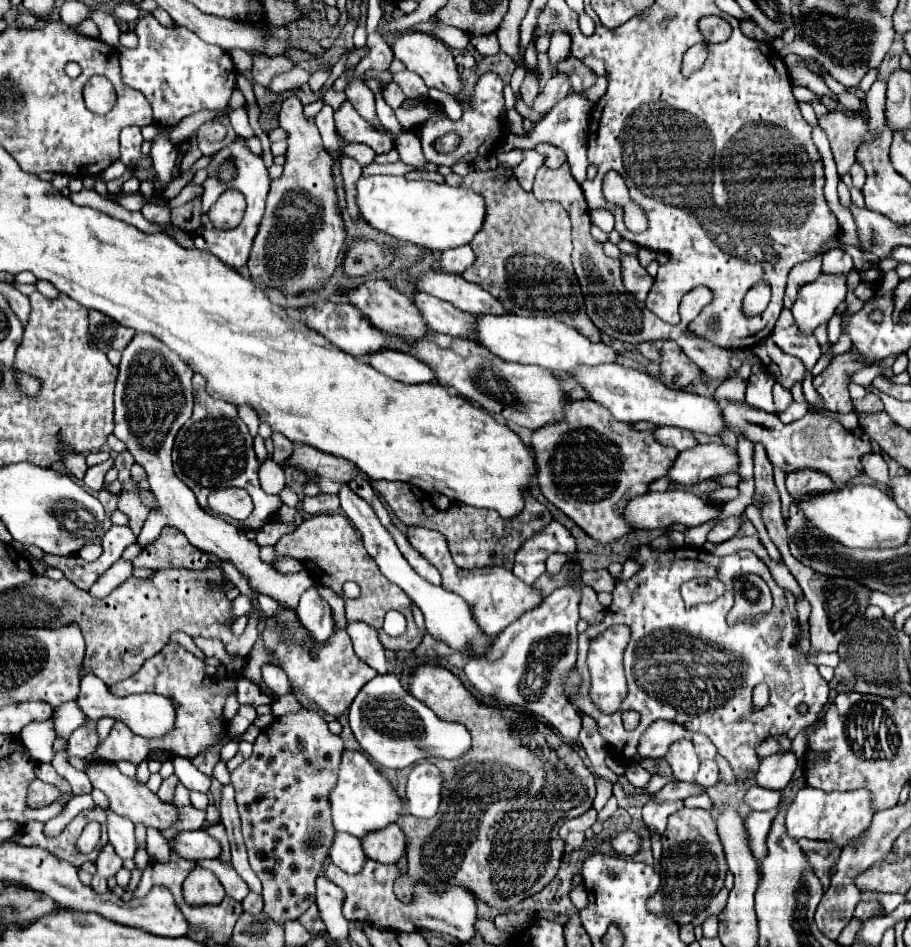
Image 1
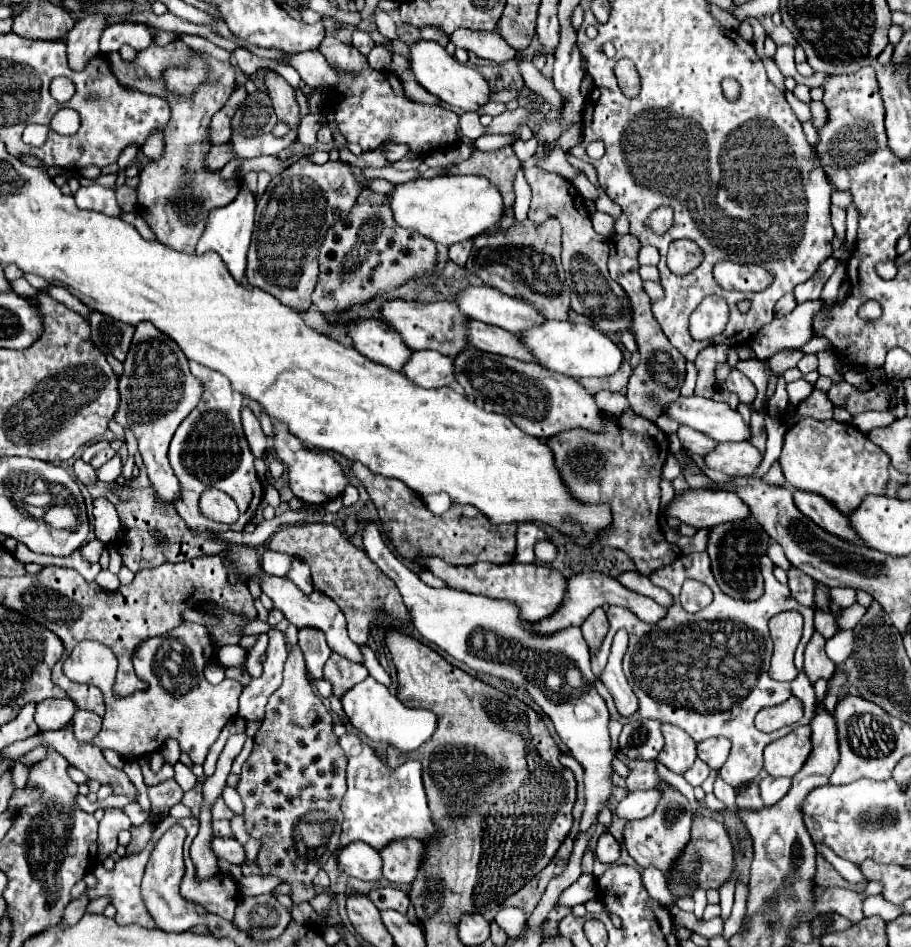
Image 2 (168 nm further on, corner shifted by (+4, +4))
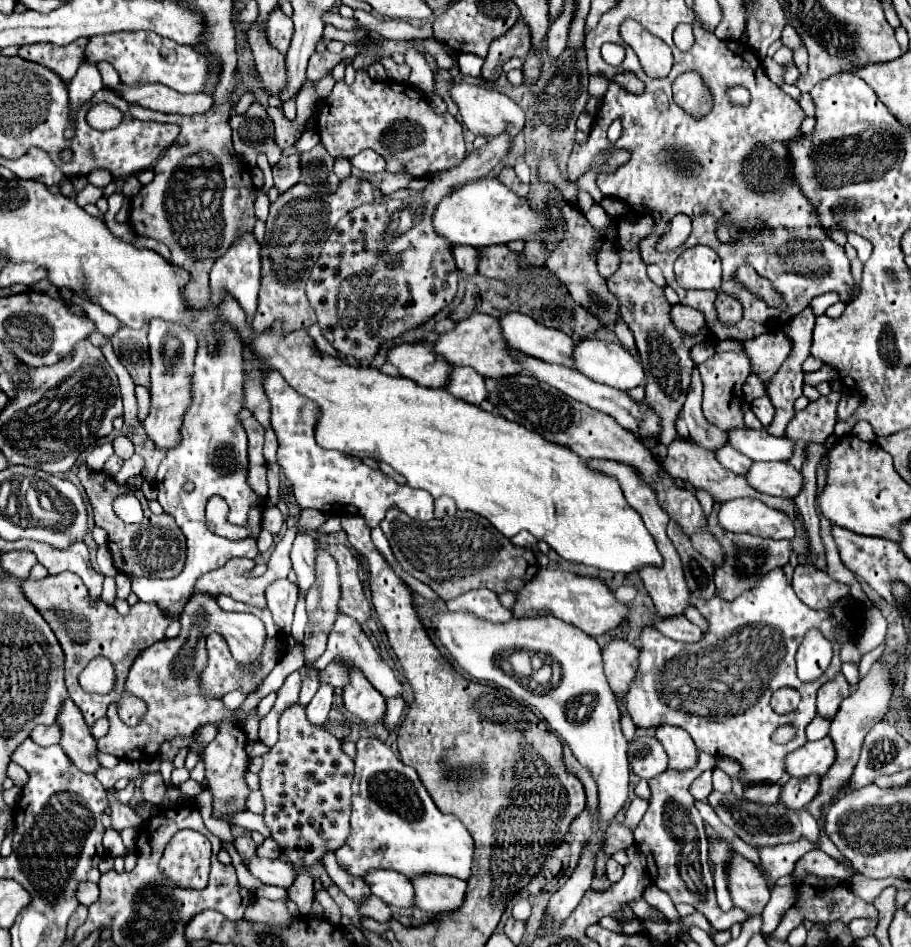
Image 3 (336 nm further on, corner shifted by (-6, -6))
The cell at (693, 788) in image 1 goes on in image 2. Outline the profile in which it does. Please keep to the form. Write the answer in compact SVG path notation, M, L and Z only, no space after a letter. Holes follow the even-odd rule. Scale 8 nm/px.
M639 790L629 792L617 806L615 814L625 820L637 820L653 814L657 802L661 800L661 790Z

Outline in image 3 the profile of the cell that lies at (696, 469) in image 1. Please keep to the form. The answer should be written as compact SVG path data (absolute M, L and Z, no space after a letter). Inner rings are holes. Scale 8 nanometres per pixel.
M755 462L747 480L759 492L791 498L803 490L803 474L787 462Z

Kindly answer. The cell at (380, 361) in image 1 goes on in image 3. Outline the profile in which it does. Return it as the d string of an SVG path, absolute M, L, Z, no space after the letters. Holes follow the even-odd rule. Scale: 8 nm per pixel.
M455 366L449 378L449 384L445 386L455 398L461 398L471 404L481 404L487 400L487 388L485 388L485 378L479 376L473 368L459 368Z

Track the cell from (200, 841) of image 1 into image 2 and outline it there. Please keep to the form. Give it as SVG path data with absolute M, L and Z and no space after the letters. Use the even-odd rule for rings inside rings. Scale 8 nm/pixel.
M213 838L213 842L209 842L213 846L213 852L217 854L217 858L223 858L231 864L243 864L243 846L235 840L235 838Z

